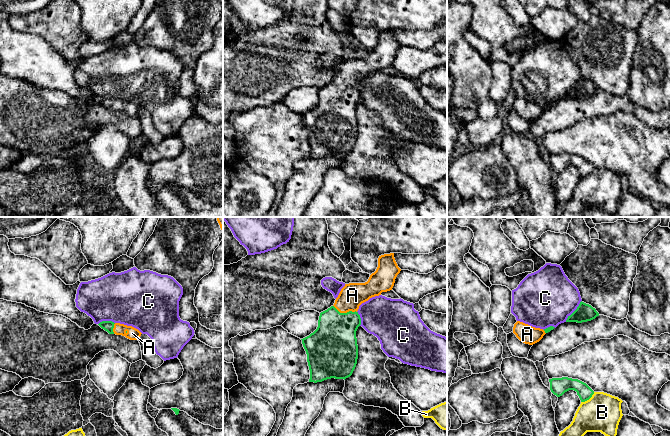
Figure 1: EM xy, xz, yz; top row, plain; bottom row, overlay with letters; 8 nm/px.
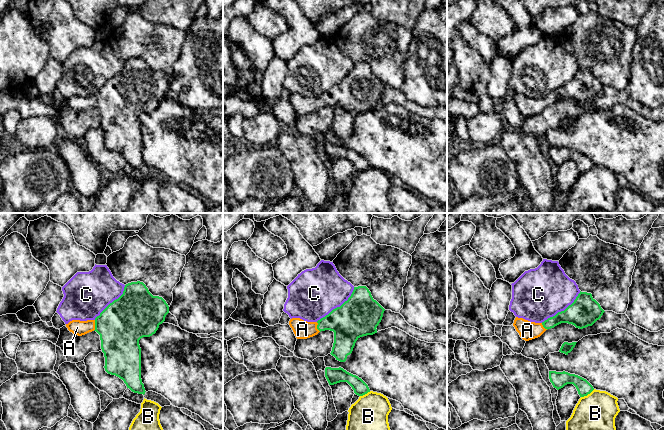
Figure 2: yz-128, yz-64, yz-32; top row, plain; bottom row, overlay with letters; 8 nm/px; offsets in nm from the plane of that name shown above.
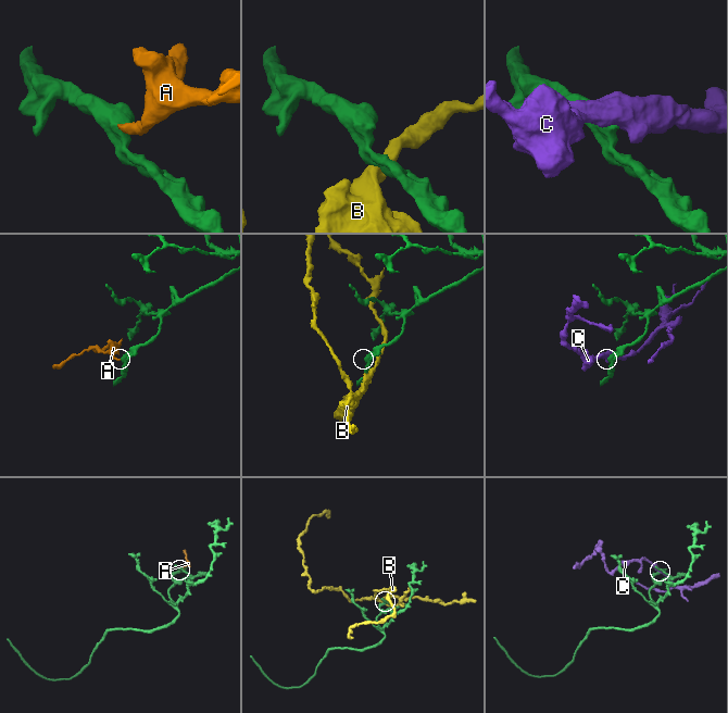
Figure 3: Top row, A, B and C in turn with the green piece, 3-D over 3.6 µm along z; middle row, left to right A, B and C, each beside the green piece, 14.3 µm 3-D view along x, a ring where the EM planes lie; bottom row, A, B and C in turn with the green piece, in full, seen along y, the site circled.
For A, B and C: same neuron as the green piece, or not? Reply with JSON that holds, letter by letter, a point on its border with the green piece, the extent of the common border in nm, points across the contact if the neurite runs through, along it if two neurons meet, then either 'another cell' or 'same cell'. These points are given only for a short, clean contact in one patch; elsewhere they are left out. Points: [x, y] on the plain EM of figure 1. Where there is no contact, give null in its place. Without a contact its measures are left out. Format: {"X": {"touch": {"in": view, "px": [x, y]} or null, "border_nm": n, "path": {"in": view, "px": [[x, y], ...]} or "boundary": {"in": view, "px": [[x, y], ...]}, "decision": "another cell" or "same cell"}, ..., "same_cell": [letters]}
{"A": {"touch": {"in": "xz", "px": [345, 89]}, "border_nm": 200, "path": {"in": "xz", "px": [[334, 118], [337, 101], [345, 89], [346, 80], [352, 71]]}, "decision": "same cell"}, "B": {"touch": {"in": "yz", "px": [588, 175]}, "border_nm": 140, "boundary": {"in": "yz", "px": [[594, 168], [588, 175], [581, 178]]}, "decision": "another cell"}, "C": {"touch": {"in": "yz", "px": [574, 87]}, "border_nm": 220, "decision": "another cell"}, "same_cell": ["A"]}

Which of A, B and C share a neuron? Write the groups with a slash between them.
A / B / C

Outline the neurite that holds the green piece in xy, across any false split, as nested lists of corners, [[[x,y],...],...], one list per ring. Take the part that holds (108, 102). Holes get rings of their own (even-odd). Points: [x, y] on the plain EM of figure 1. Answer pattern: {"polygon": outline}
{"polygon": [[[102,97],[98,101],[109,110],[122,111],[130,116],[138,116],[142,110],[138,105],[132,102],[114,99],[112,97]]]}

